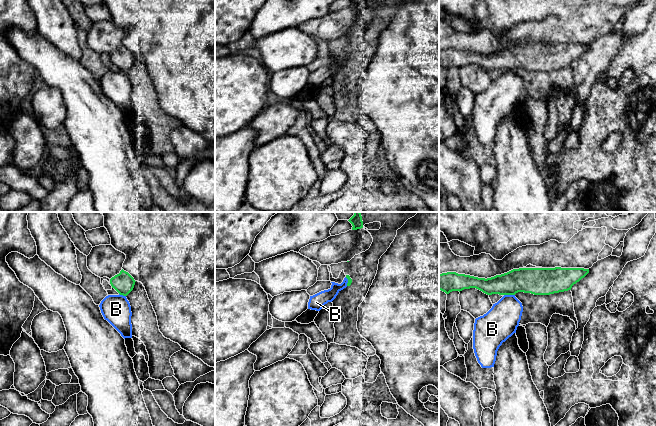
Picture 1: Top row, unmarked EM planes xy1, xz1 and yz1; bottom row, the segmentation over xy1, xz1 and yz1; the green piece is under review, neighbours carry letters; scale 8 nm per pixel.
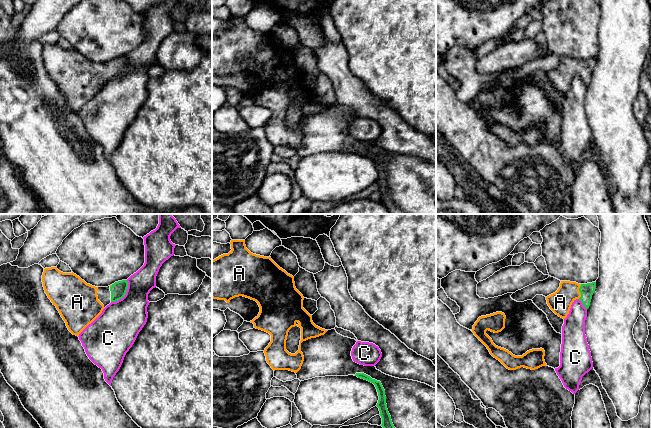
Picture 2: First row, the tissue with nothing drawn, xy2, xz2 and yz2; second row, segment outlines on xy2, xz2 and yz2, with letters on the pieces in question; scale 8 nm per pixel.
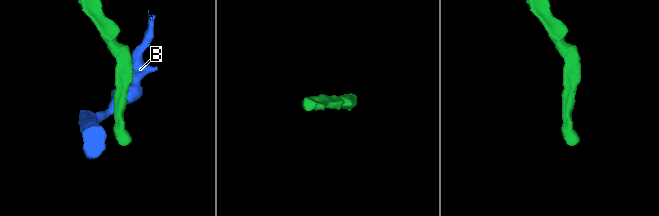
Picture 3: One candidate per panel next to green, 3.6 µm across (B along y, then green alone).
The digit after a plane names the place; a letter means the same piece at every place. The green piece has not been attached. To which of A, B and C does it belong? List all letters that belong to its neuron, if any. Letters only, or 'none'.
A

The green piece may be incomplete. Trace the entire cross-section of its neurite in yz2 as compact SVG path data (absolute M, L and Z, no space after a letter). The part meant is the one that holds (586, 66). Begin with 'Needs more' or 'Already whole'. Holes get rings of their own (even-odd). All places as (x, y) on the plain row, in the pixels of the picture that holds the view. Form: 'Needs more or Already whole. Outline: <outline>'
Needs more. Outline: M561 57L558 66L546 73L547 80L556 91L565 95L576 75L579 75L583 82L588 85L595 65L596 58L578 60L576 58Z

